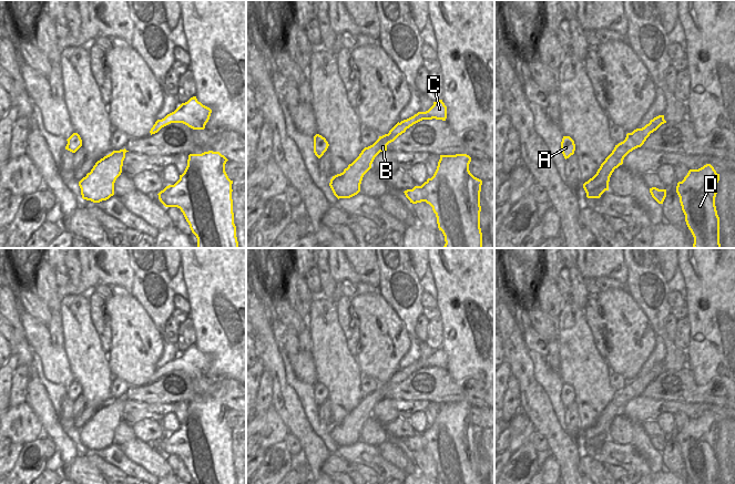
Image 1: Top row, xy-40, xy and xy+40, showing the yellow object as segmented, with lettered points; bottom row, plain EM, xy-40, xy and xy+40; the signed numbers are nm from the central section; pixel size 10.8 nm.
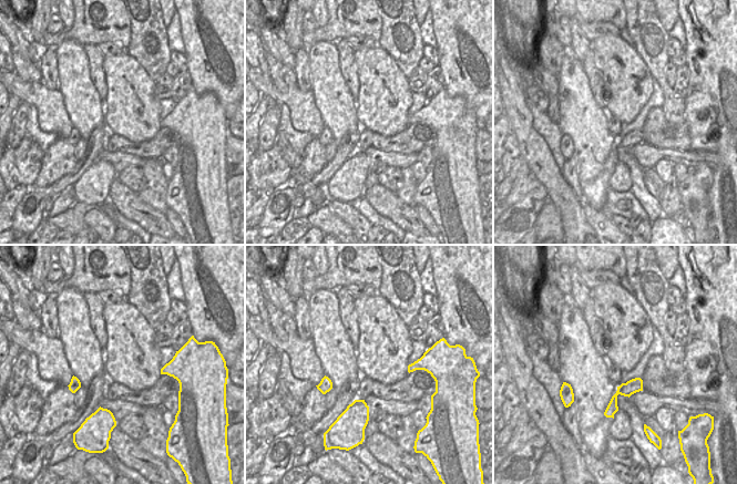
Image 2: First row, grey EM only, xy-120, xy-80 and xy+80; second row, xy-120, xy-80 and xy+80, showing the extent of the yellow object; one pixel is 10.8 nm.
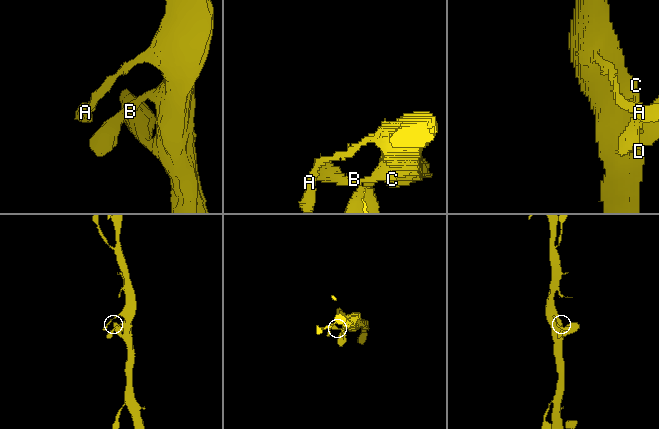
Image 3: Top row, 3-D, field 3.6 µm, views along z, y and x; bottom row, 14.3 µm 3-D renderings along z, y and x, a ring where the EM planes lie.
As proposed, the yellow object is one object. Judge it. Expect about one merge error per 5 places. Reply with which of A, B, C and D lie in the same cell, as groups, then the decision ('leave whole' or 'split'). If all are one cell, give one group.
groups A B C D; leave whole

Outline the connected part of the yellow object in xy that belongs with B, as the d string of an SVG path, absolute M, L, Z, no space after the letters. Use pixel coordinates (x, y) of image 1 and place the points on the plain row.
M439 348L426 360L418 360L414 364L398 370L388 382L379 387L370 394L365 395L359 404L344 418L343 421L333 424L329 434L334 443L339 446L350 446L360 440L360 432L364 423L371 416L375 405L382 399L387 399L387 393L394 390L407 377L422 368L447 367L447 354Z

